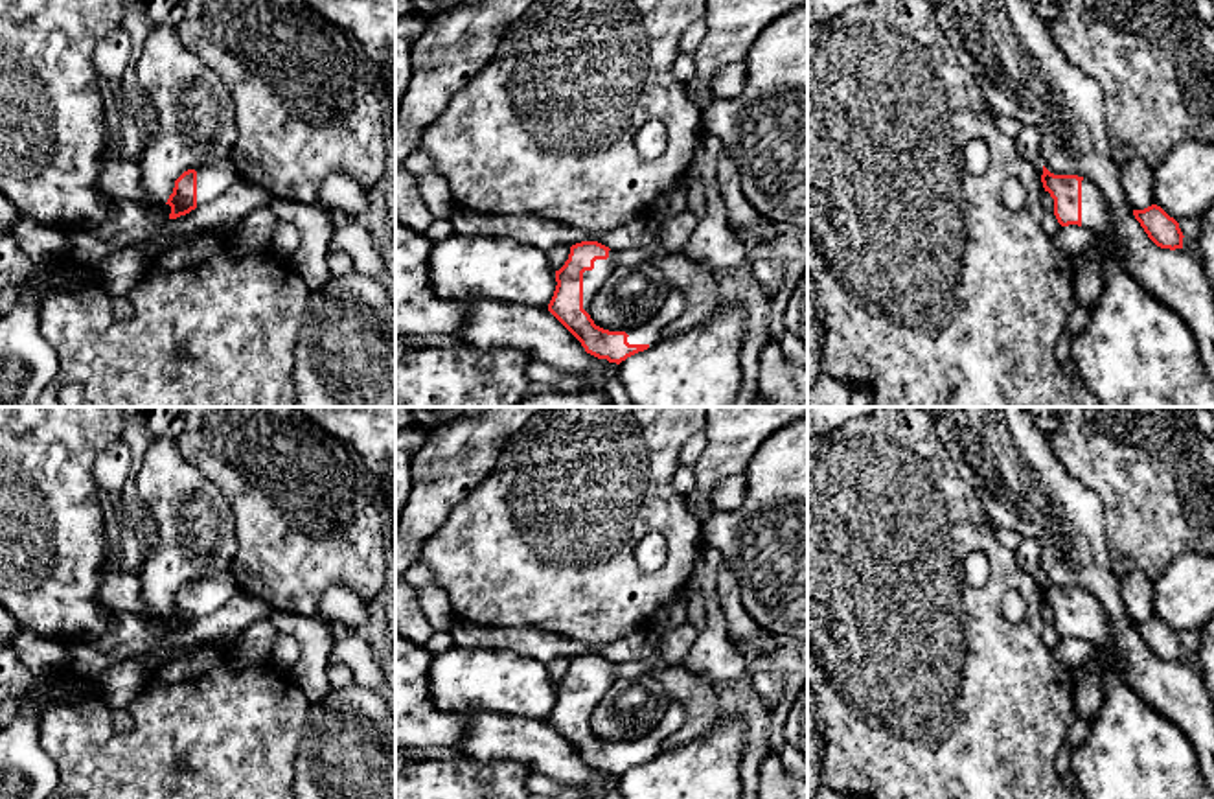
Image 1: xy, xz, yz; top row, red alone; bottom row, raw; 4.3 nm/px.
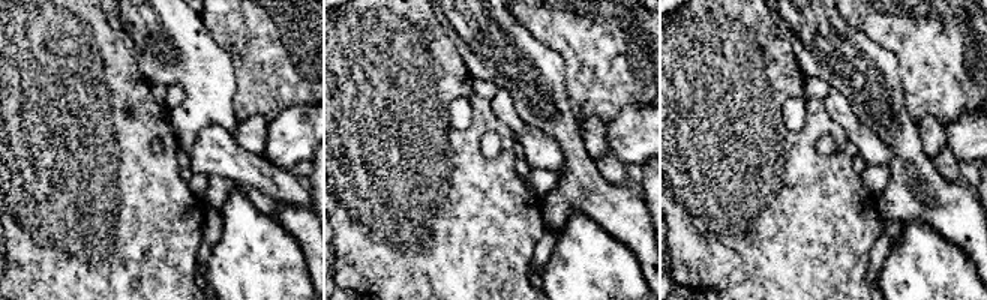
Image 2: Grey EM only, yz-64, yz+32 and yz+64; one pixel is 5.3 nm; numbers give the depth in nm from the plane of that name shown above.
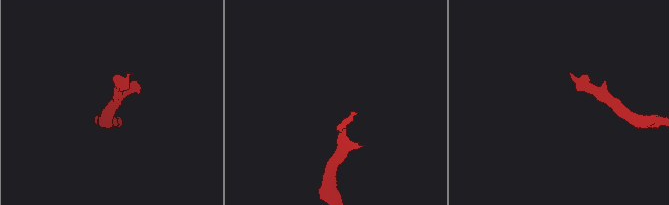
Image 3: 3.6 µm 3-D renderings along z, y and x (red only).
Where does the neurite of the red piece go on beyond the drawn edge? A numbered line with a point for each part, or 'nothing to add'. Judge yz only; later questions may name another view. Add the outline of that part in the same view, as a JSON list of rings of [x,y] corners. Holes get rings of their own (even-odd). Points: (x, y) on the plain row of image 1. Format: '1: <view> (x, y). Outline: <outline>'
1: yz (1097, 628). Outline: [[[1087,591],[1082,593],[1082,639],[1093,646],[1109,646],[1115,639],[1107,613]]]

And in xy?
1: xy (212, 593). Outline: [[[215,574],[206,580],[197,580],[197,619],[204,619],[224,606],[237,591],[232,574]]]

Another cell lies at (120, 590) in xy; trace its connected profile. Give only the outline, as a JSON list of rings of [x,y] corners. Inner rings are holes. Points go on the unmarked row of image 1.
[[[107,567],[101,574],[101,600],[118,611],[129,611],[145,619],[155,617],[142,600],[138,573]]]

